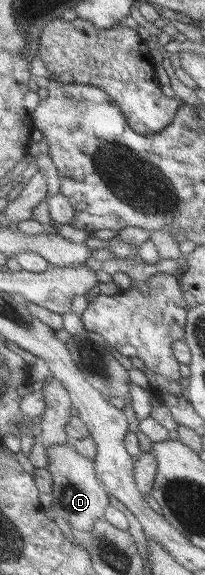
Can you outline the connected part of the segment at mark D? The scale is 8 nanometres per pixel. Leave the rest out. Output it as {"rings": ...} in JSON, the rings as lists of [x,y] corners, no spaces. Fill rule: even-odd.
{"rings":[[[58,445],[46,449],[48,466],[54,483],[52,484],[52,511],[55,516],[66,520],[70,526],[80,531],[92,530],[96,519],[102,519],[106,507],[109,505],[109,495],[98,478],[94,469],[94,462],[83,457],[73,445]]]}

